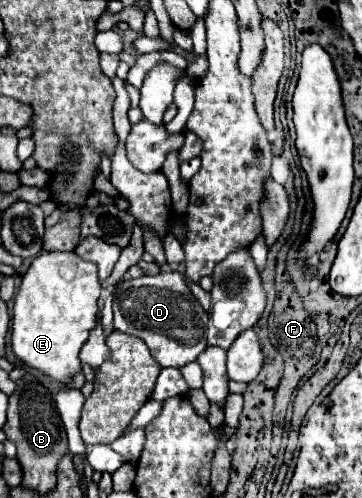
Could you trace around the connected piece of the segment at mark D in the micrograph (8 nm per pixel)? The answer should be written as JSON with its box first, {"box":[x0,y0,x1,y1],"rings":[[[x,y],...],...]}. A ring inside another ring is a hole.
{"box":[114,272,208,368],"rings":[[[162,272],[160,282],[120,282],[114,290],[114,328],[142,338],[162,368],[182,368],[184,364],[194,362],[208,346],[208,312],[200,306],[186,286],[184,276],[178,272]]]}

